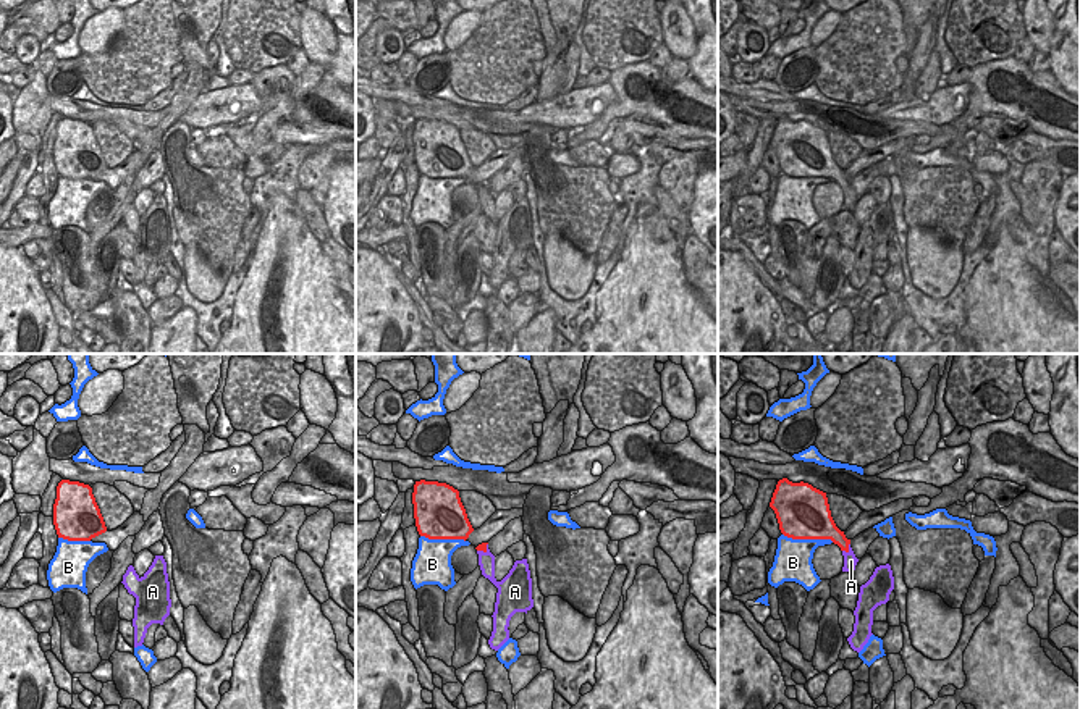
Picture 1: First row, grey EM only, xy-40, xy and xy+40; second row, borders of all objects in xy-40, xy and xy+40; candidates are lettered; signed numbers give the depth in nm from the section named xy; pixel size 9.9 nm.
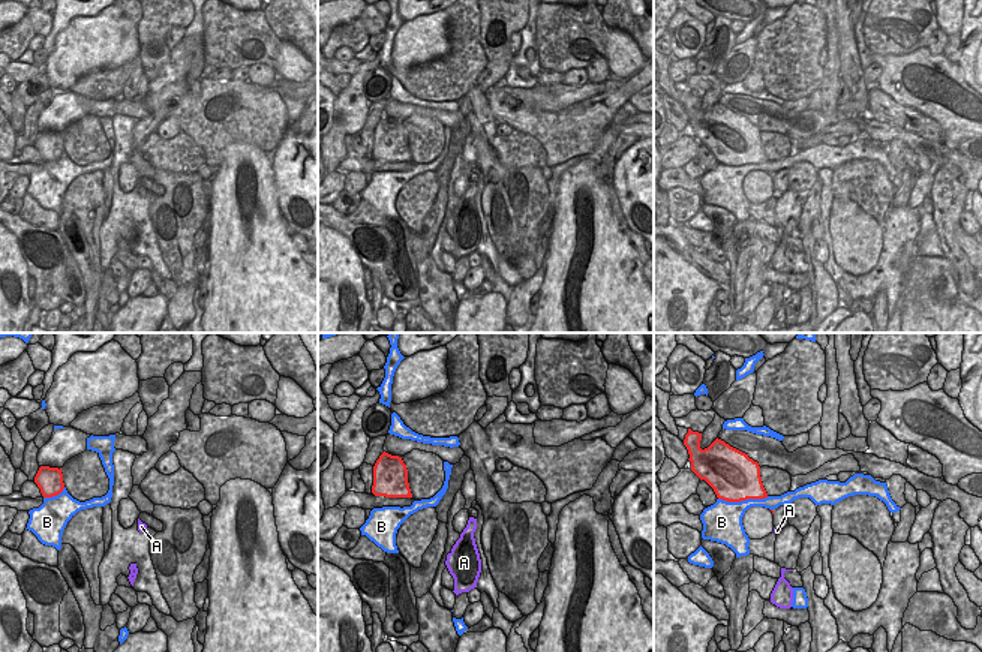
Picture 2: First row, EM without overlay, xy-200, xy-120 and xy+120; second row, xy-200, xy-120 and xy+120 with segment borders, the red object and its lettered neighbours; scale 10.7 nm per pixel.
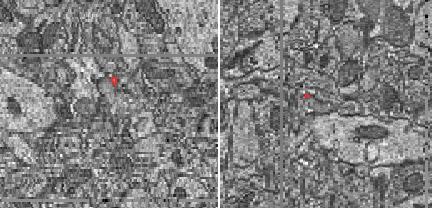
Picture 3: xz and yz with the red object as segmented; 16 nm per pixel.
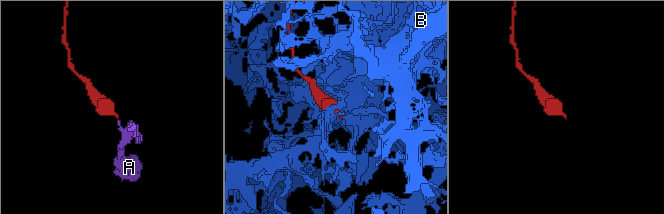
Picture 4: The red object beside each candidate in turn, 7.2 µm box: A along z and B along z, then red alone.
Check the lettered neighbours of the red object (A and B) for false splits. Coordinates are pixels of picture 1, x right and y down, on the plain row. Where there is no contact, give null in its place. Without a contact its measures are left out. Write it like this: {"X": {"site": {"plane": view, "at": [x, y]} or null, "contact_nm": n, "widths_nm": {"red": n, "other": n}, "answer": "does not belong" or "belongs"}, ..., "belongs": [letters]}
{"A": {"site": {"plane": "xy+40", "at": [847, 188]}, "contact_nm": 120, "widths_nm": {"red": 160, "other": 130}, "answer": "does not belong"}, "B": {"site": {"plane": "xy+40", "at": [809, 176]}, "contact_nm": 500, "widths_nm": {"red": 500, "other": 360}, "answer": "does not belong"}, "belongs": []}

